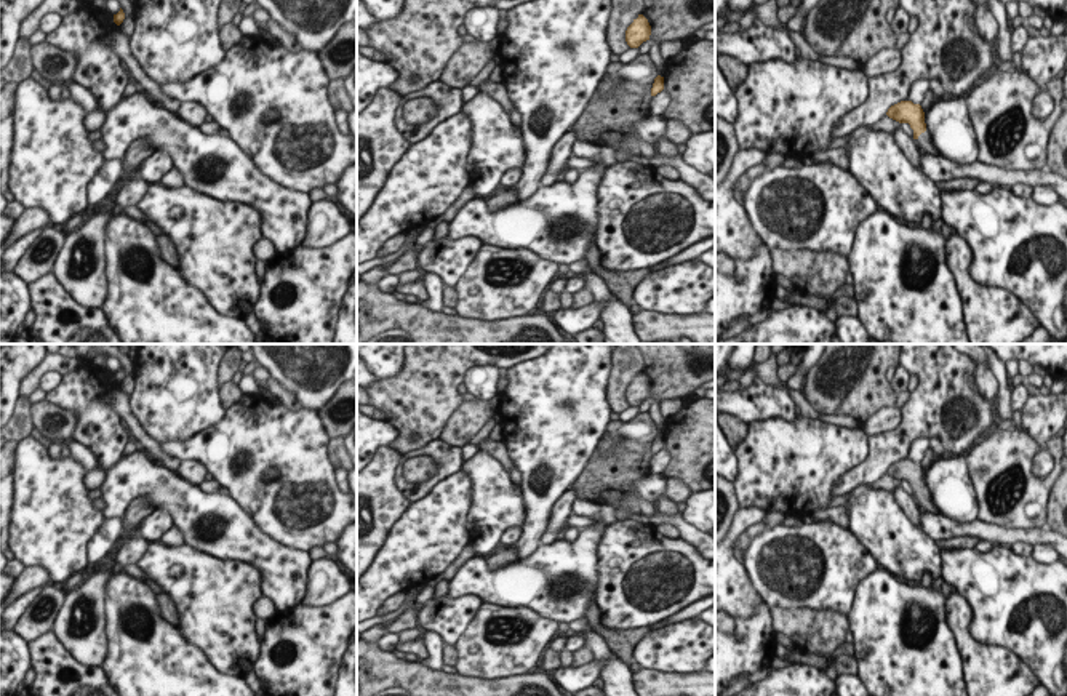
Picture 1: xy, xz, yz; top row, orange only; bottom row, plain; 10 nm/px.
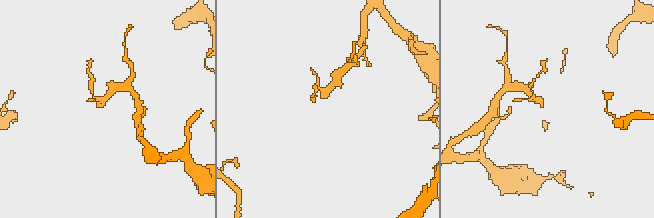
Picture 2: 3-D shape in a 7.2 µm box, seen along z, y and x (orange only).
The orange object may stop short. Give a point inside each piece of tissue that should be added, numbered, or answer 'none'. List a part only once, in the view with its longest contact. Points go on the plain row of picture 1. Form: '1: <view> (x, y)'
1: yz (925, 498).

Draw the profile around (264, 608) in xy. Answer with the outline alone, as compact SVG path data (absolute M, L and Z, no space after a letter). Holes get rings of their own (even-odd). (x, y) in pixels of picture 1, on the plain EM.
M261 597L259 600L256 600L256 603L253 605L253 611L262 621L277 614L275 605L267 597Z

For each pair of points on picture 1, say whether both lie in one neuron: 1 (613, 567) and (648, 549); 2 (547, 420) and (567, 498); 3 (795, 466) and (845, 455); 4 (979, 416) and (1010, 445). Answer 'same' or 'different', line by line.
1: same
2: different
3: same
4: different

